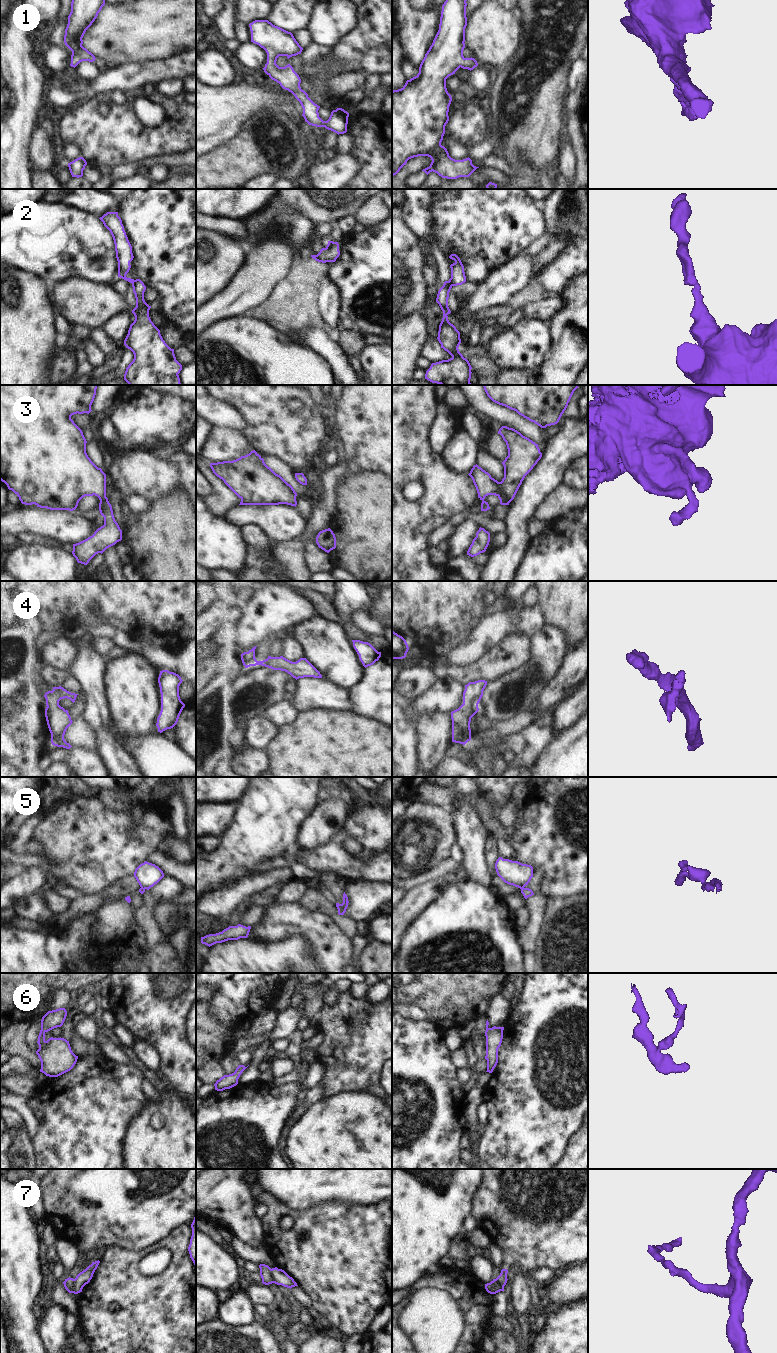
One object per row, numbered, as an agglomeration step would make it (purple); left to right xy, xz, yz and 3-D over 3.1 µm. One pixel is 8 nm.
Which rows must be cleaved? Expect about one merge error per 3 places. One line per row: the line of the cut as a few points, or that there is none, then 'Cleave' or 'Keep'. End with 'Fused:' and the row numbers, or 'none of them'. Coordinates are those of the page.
1: No split. Keep
2: No split. Keep
3: No split. Keep
4: No split. Keep
5: Split along yz (523, 887), (521, 889). Cleave
6: No split. Keep
7: Split along xy (73, 1279), (74, 1292). Cleave
Fused: 5, 7.

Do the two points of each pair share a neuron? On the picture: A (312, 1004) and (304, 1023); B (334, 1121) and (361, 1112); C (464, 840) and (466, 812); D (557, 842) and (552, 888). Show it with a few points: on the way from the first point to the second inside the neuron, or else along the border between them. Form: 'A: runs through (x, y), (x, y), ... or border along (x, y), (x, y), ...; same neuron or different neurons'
A: border along (309, 1018), (301, 1018), (296, 1028); different neurons
B: runs through (341, 1121), (354, 1118); same neuron
C: runs through (466, 833), (466, 819); same neuron
D: runs through (557, 853), (557, 877); same neuron

